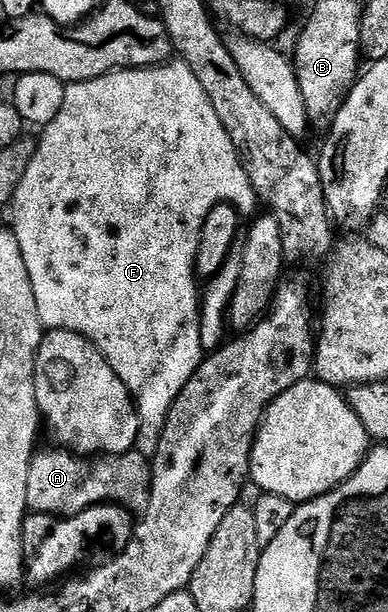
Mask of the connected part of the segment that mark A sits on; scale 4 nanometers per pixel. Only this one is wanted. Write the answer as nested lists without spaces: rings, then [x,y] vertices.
[[[58,447],[51,450],[51,453],[35,452],[32,459],[32,467],[28,471],[29,512],[71,517],[93,505],[123,505],[131,511],[141,511],[148,507],[151,458],[137,451],[79,455]]]

